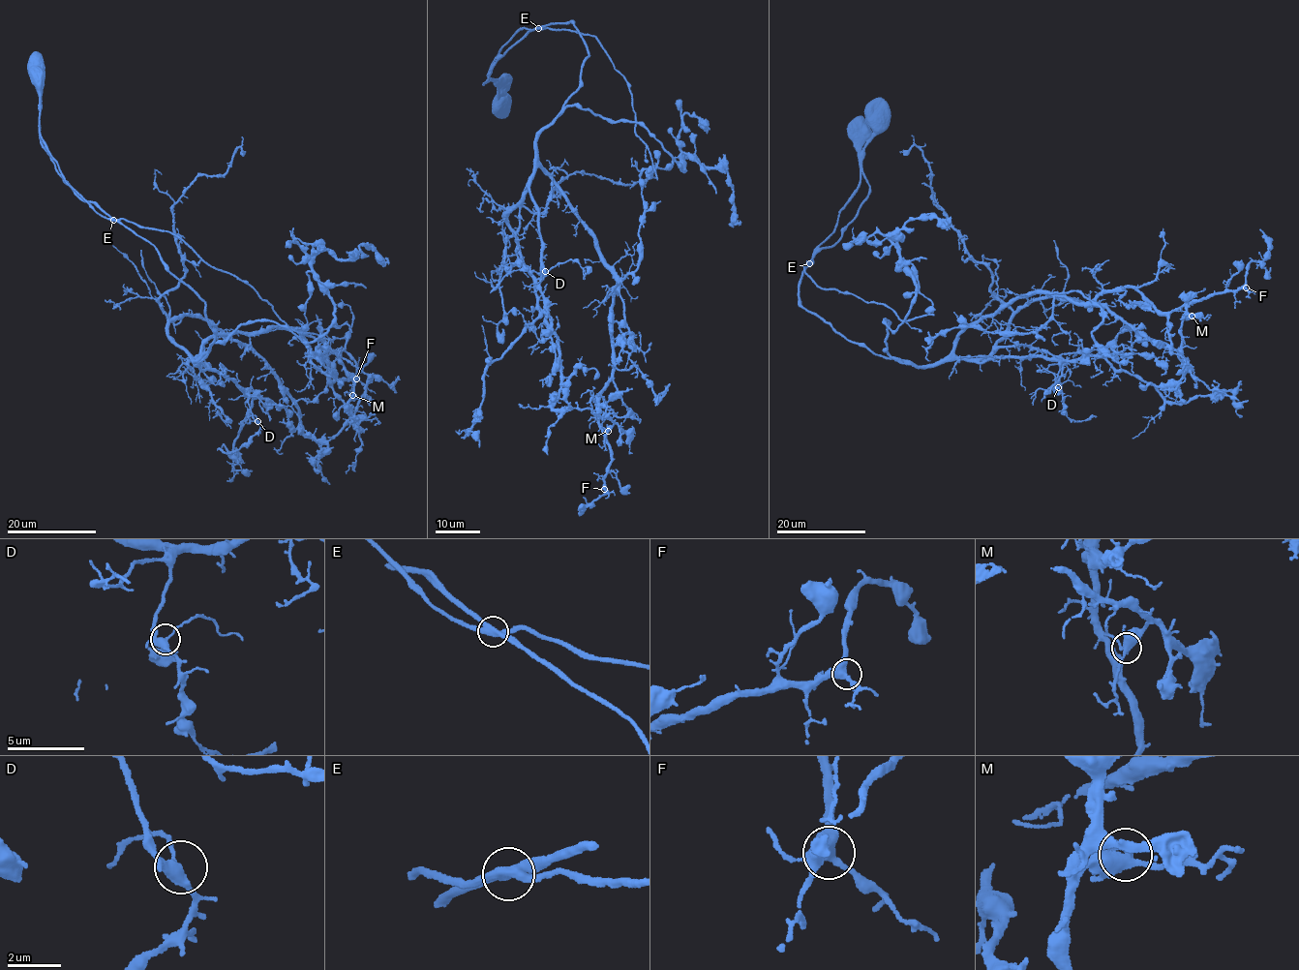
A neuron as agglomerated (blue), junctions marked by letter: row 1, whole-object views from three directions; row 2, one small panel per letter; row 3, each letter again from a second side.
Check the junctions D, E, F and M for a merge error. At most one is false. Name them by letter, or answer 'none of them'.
E

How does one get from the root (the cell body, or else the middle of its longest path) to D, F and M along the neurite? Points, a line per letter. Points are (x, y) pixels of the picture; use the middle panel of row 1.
D: (503, 106), (486, 75), (499, 48), (570, 20), (589, 54), (529, 184), (545, 271)
F: (503, 106), (486, 75), (499, 48), (570, 20), (589, 54), (536, 150), (617, 283), (604, 489)
M: (503, 106), (499, 48), (570, 20), (580, 85), (504, 216), (558, 341), (552, 407), (608, 431)

